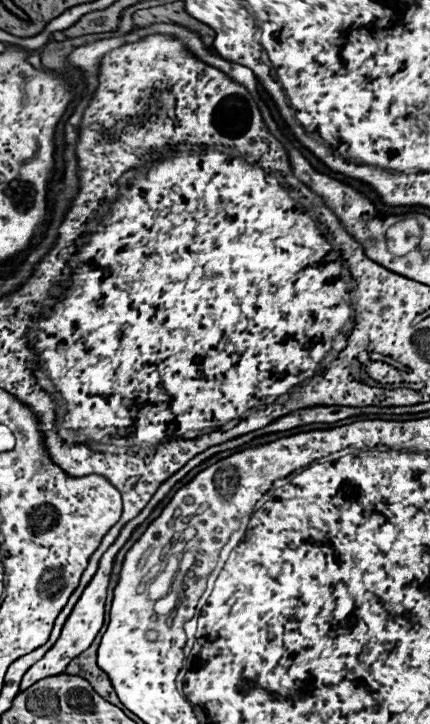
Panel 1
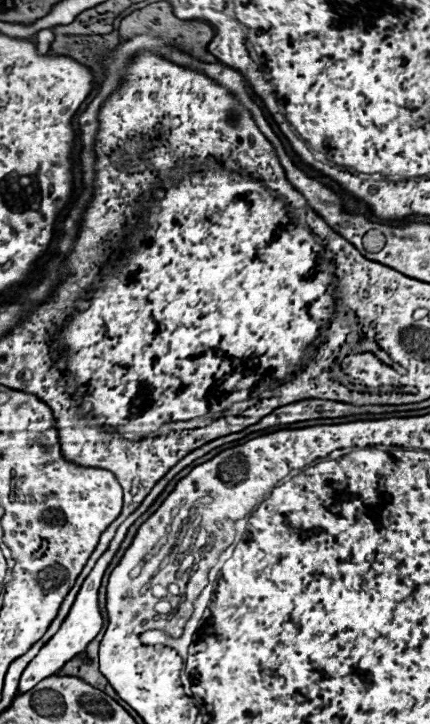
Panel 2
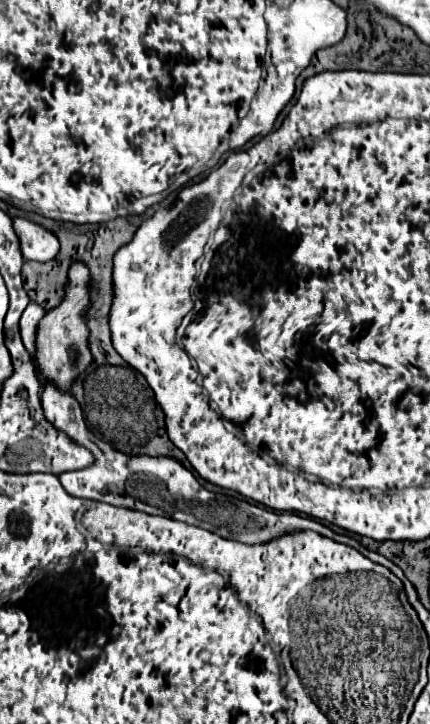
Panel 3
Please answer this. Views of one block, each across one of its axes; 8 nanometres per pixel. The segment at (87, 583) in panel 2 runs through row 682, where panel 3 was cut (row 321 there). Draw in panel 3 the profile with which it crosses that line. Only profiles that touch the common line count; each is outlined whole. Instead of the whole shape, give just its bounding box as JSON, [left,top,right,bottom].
[20,304,44,354]

